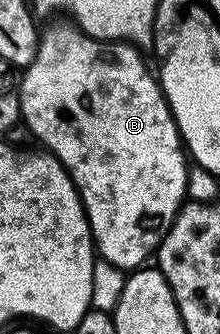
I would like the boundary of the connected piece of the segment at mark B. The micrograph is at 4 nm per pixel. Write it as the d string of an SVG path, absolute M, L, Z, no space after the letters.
M73 23L54 24L50 29L41 33L38 41L38 49L32 58L32 62L26 65L20 76L18 85L18 111L21 123L30 127L29 135L51 156L58 159L66 168L67 174L78 188L78 197L82 205L86 207L86 217L90 223L90 235L94 238L94 247L97 255L106 260L112 266L123 270L137 270L147 263L146 260L155 255L158 245L166 236L166 232L172 226L179 208L182 207L186 196L186 183L190 180L190 172L186 169L188 164L188 153L182 143L182 135L170 112L170 103L166 101L166 95L162 93L162 85L156 79L155 73L146 65L146 60L141 51L133 44L121 42L106 43L100 40L93 40L86 36Z

